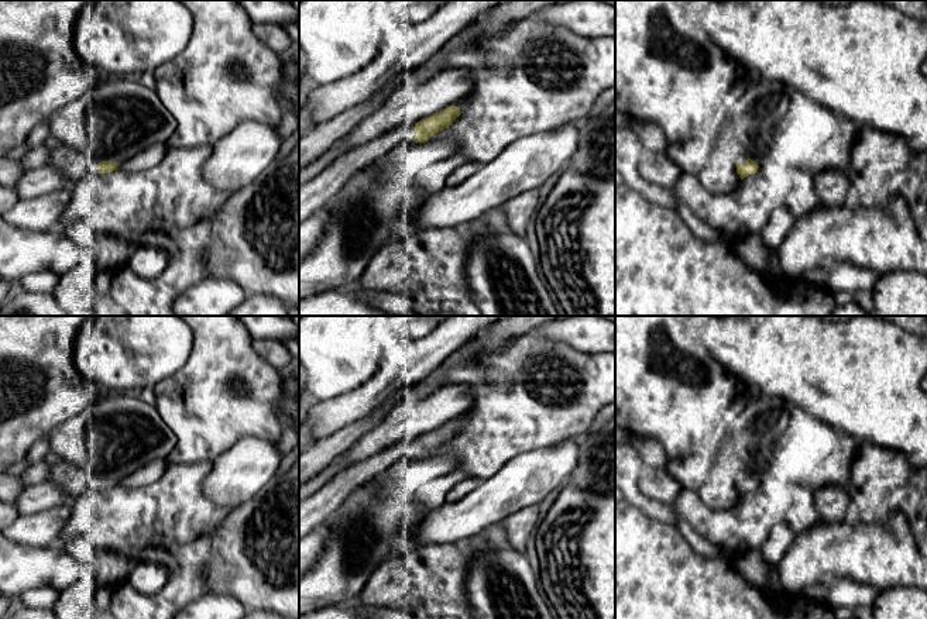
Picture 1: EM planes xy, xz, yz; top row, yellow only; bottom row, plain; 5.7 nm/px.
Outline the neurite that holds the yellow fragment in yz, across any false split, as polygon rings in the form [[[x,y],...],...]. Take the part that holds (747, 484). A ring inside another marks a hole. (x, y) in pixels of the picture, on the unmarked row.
[[[732,462],[729,470],[737,478],[737,489],[741,495],[758,488],[758,479],[755,479],[741,462]]]

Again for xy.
[[[62,461],[51,467],[47,481],[54,482],[58,491],[68,499],[68,502],[73,503],[76,498],[93,489],[107,489],[117,486],[120,478],[97,478],[86,468]]]

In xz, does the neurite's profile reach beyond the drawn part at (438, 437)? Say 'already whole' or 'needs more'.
needs more

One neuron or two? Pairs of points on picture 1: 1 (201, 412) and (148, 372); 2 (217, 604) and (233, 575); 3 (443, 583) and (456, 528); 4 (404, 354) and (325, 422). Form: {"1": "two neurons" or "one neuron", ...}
{"1": "two neurons", "2": "two neurons", "3": "two neurons", "4": "one neuron"}

